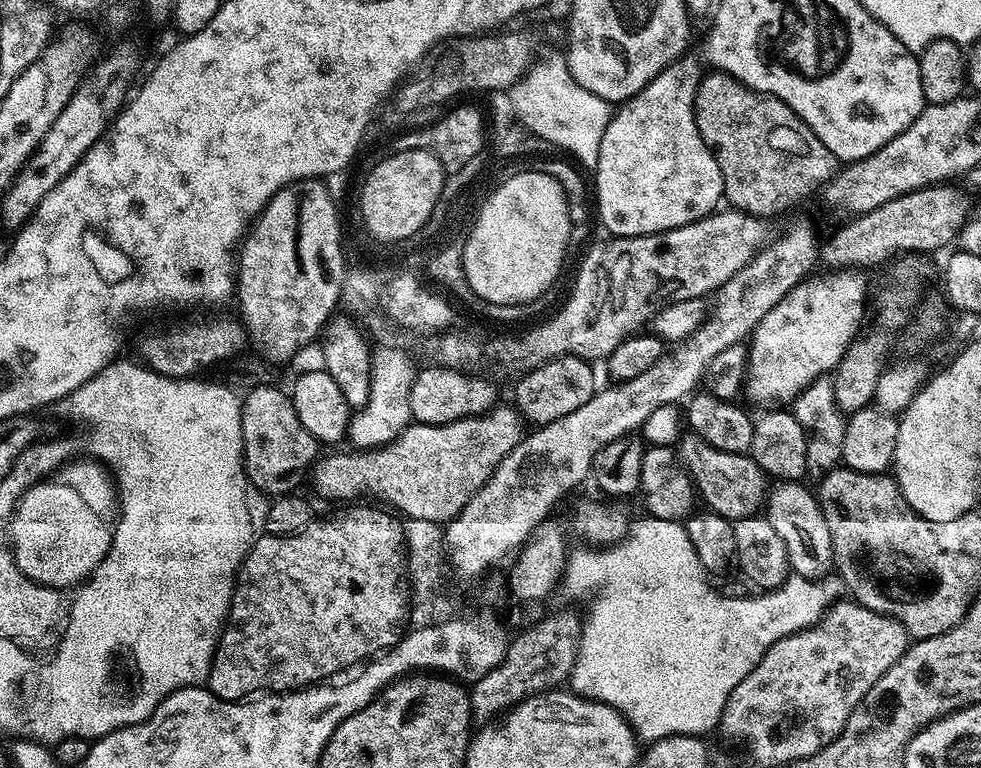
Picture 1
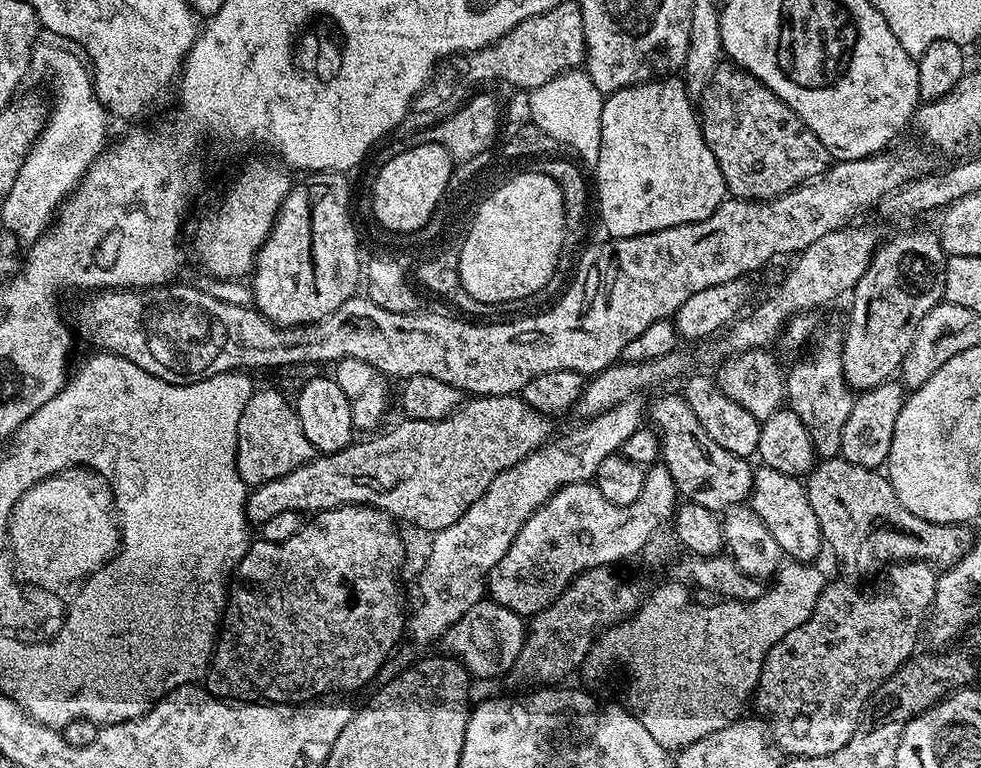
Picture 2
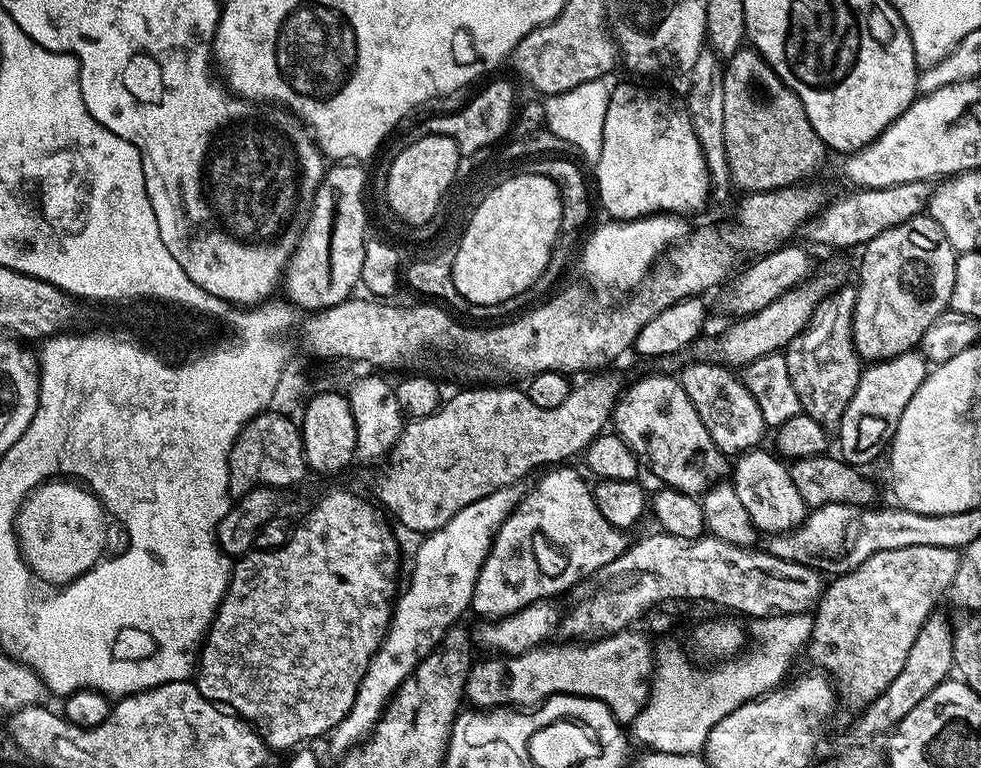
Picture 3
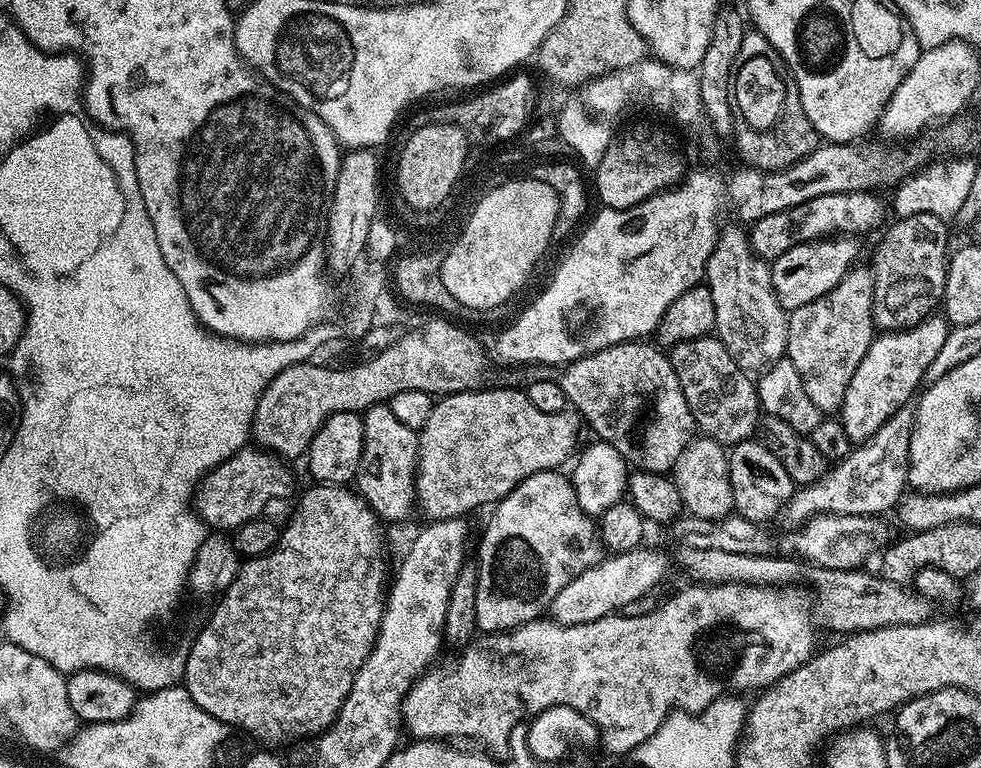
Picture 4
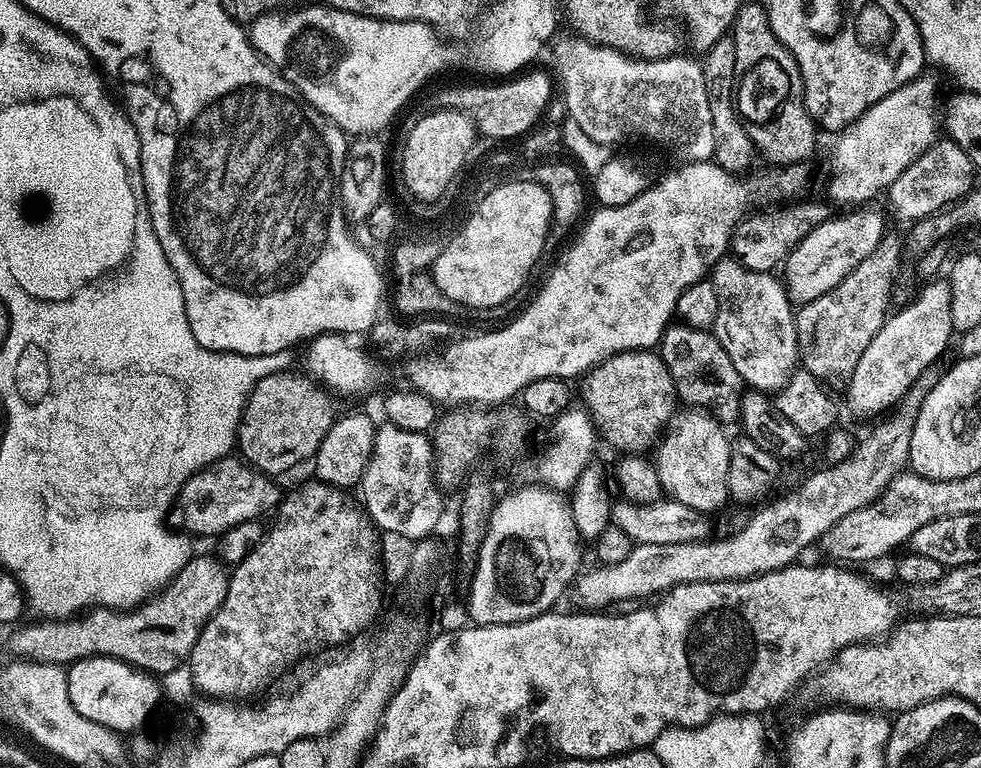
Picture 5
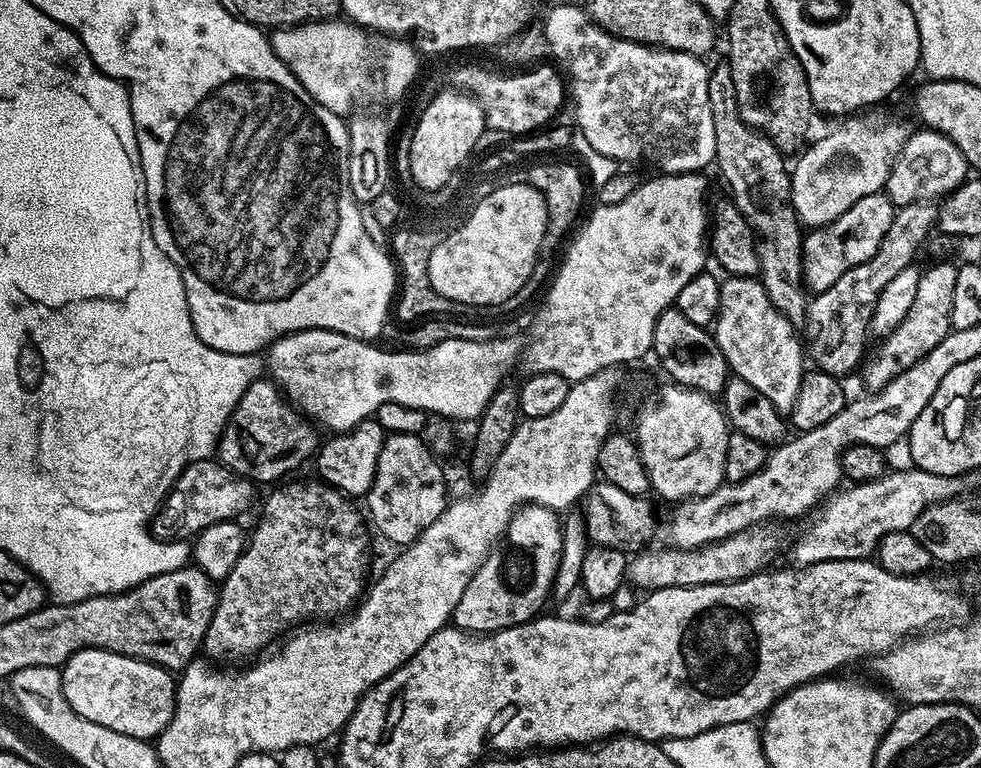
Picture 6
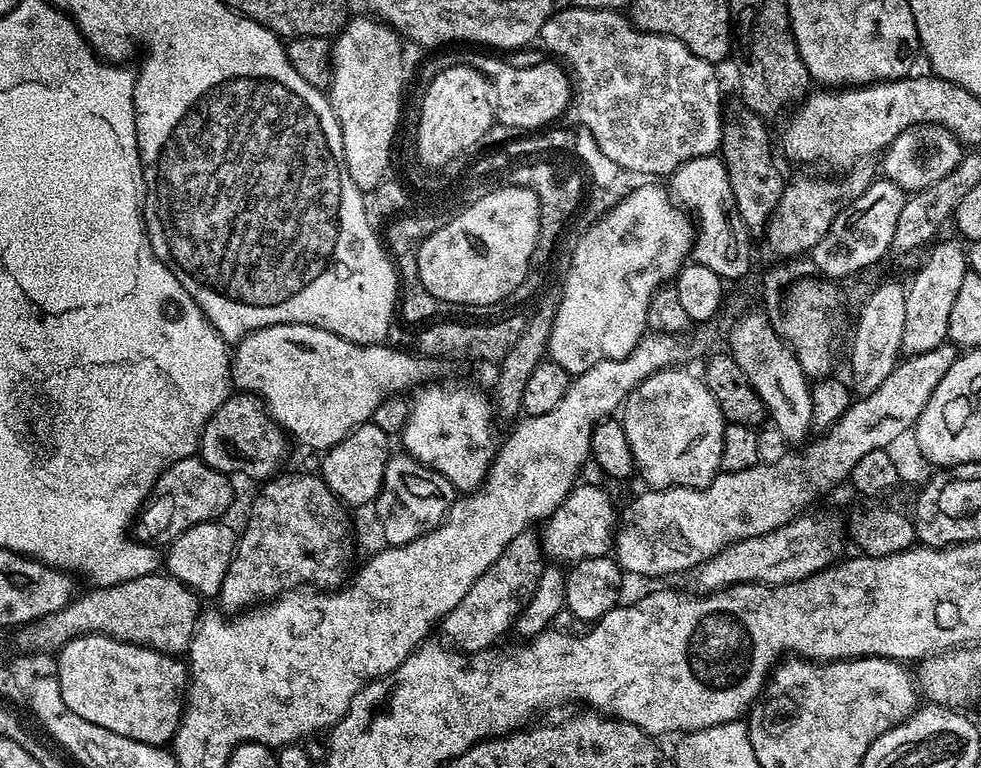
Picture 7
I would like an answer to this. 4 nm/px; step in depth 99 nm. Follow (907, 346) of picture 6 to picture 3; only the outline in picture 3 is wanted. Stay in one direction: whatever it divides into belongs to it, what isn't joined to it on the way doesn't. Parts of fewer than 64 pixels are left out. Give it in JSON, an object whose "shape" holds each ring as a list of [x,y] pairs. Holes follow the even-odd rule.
{"shape":[[[916,350],[903,352],[889,360],[869,363],[861,371],[854,398],[850,398],[850,406],[846,406],[846,414],[842,414],[842,422],[838,429],[838,452],[847,464],[865,466],[864,464],[870,463],[871,460],[878,459],[883,452],[885,455],[902,418],[902,410],[906,410],[910,398],[918,394],[918,386],[922,386],[929,371],[929,361]]]}

